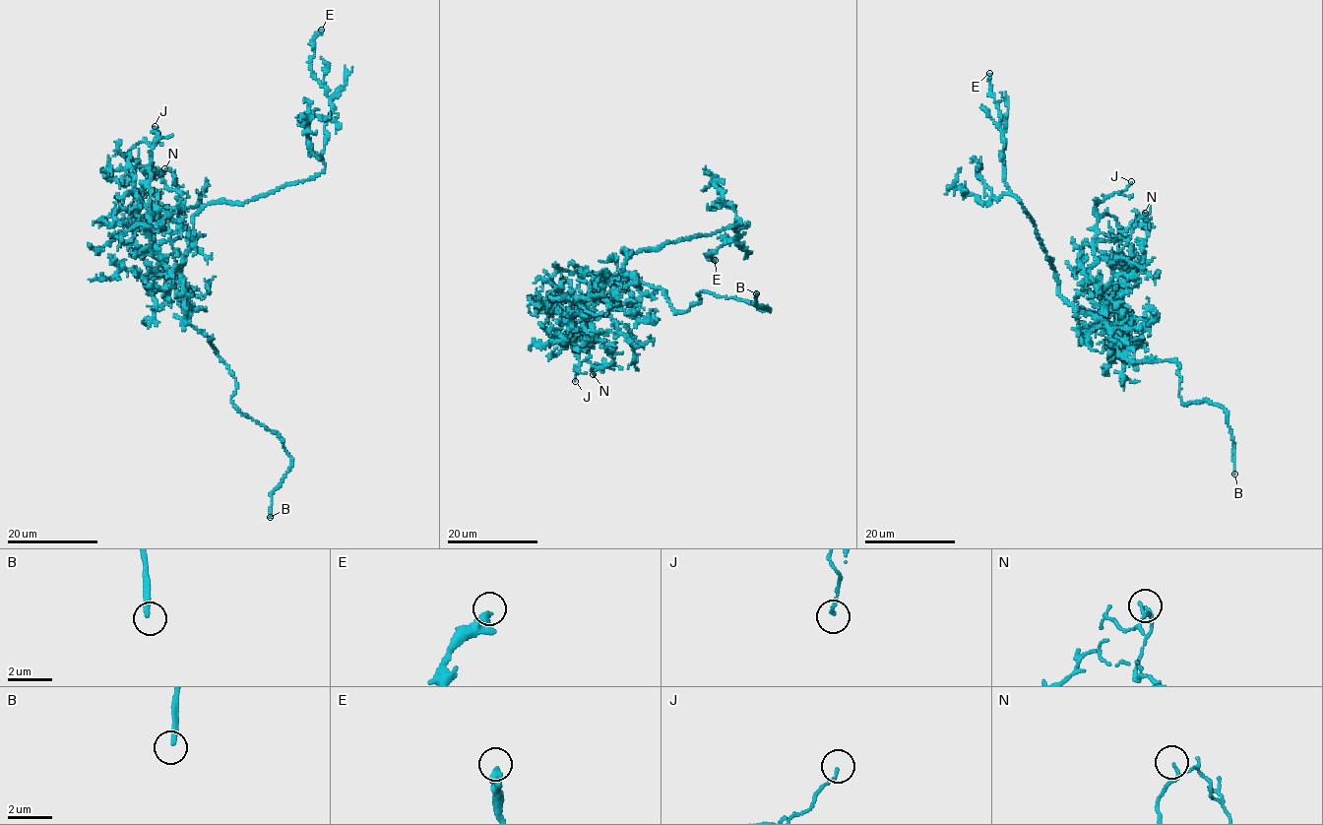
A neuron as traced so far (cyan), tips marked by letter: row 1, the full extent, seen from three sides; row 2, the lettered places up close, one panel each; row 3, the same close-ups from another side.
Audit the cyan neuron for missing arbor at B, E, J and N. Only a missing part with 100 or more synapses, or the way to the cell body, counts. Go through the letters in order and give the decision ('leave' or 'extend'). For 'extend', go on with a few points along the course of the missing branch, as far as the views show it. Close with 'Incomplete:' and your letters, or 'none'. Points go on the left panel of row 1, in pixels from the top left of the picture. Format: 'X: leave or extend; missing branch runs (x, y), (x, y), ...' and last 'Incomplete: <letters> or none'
B: extend
E: leave
J: leave
N: leave
Incomplete: B

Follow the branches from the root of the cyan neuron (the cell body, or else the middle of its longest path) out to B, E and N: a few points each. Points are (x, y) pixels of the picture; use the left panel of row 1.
B: (187, 253), (185, 317), (234, 377), (233, 405), (279, 434), (291, 461), (271, 494), (270, 517)
E: (187, 253), (193, 217), (206, 205), (250, 201), (324, 169), (331, 99), (311, 66), (312, 38), (321, 30)
N: (187, 253), (178, 270), (170, 270), (155, 243), (149, 215), (168, 220), (180, 200), (162, 181), (164, 168)

